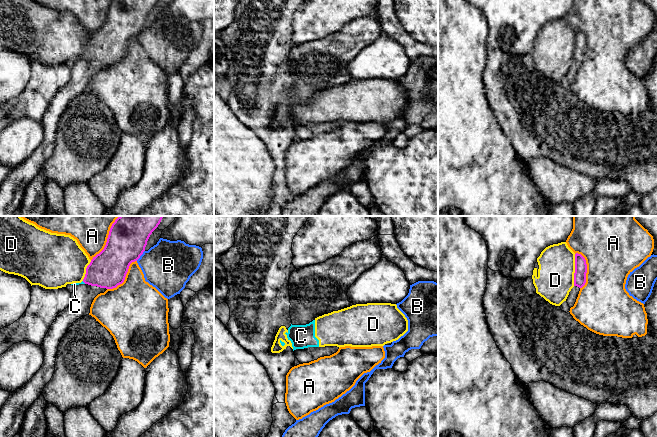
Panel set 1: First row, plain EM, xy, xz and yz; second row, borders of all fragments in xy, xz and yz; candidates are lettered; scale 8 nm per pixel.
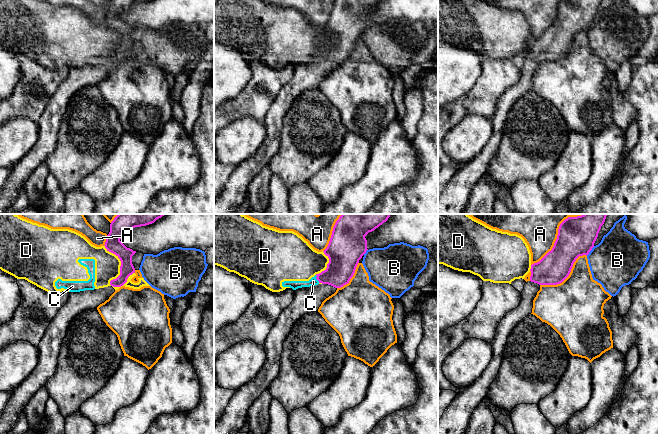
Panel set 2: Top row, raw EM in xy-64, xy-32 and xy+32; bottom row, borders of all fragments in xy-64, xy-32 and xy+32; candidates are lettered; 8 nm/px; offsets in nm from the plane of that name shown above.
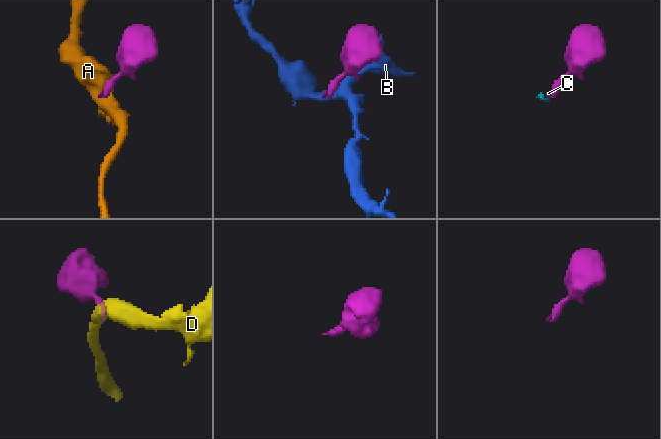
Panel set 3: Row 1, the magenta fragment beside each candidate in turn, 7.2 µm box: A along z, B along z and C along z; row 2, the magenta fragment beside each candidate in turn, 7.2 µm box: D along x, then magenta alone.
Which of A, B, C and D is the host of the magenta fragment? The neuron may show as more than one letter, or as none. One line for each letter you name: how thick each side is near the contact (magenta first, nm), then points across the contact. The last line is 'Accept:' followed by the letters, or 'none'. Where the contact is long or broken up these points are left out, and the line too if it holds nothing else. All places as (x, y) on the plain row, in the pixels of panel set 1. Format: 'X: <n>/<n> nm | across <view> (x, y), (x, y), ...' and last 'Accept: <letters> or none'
Accept: none

